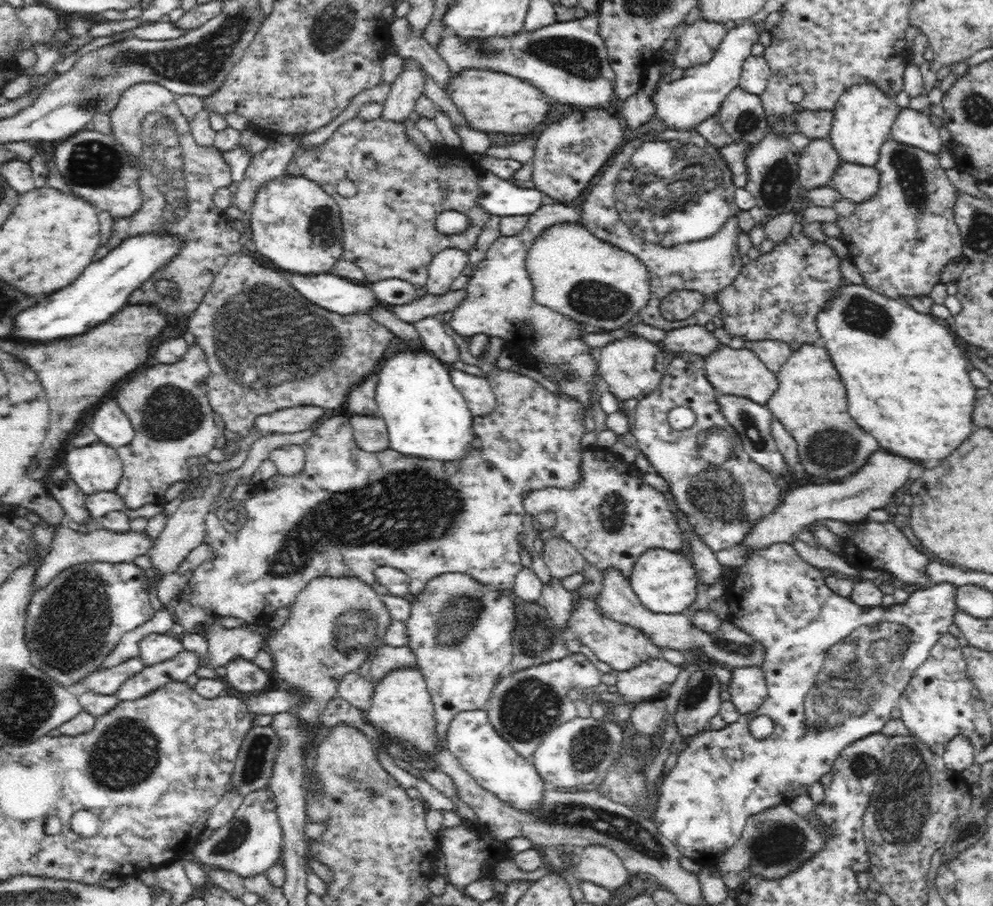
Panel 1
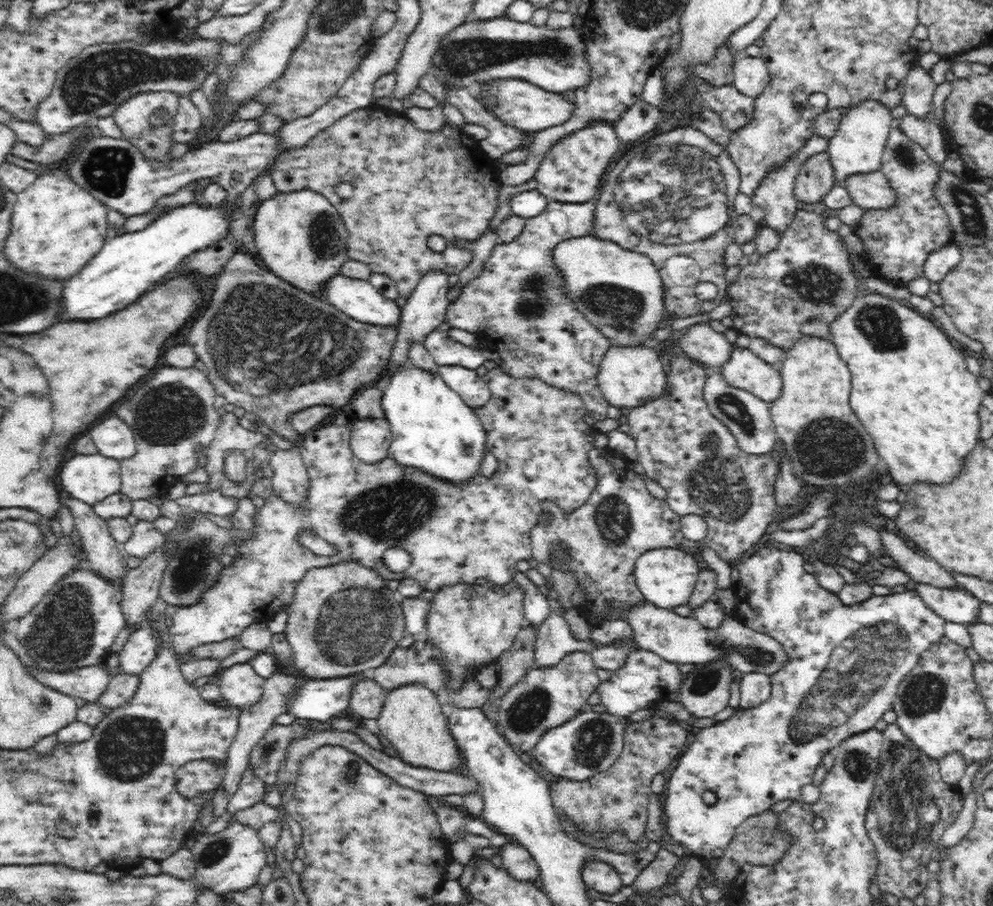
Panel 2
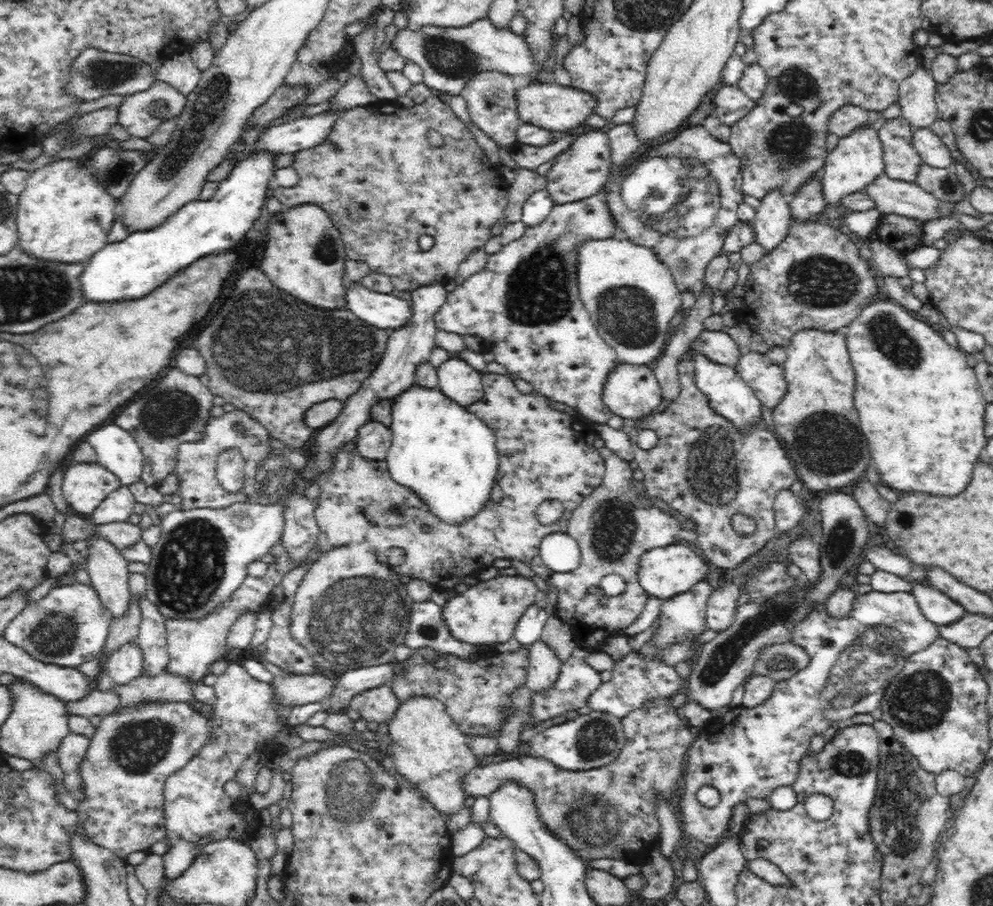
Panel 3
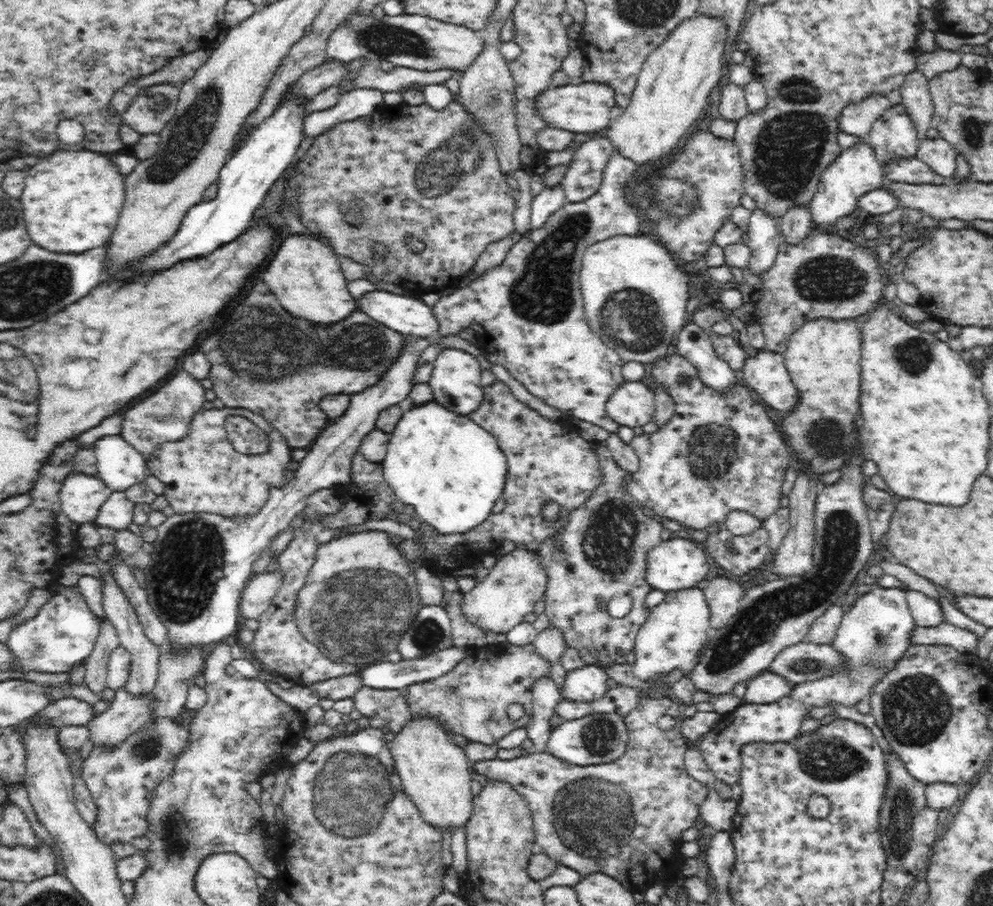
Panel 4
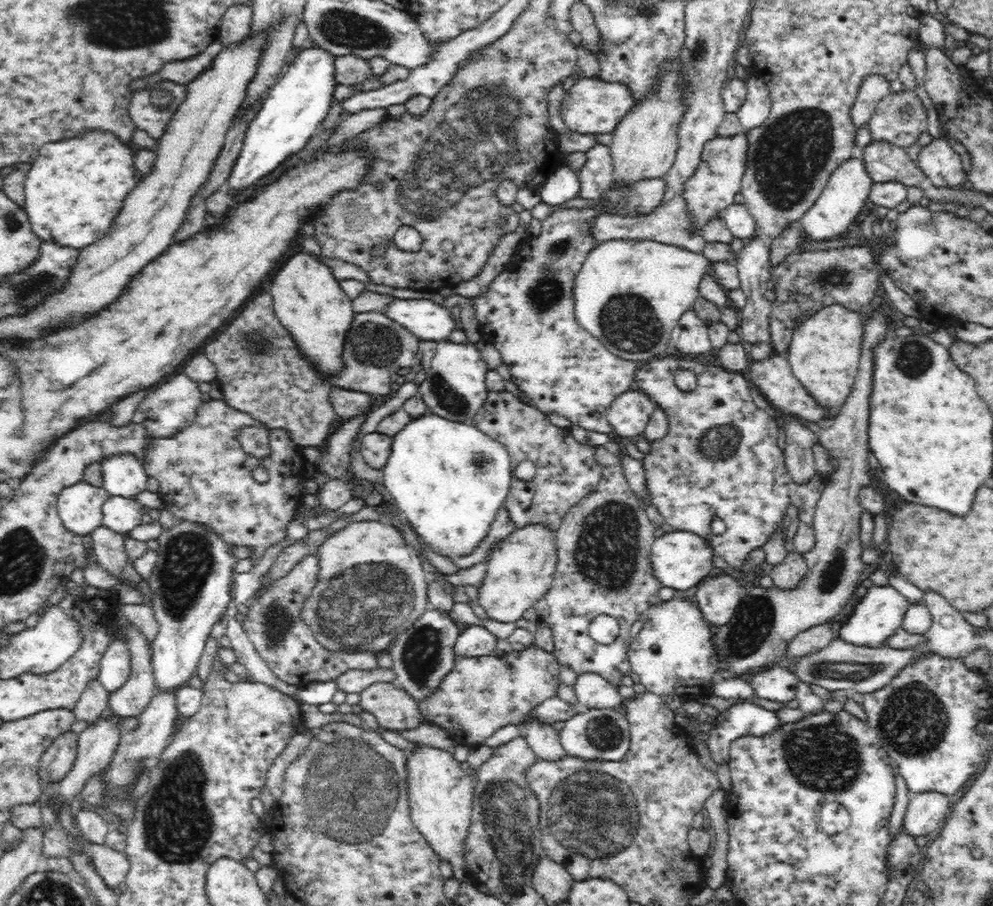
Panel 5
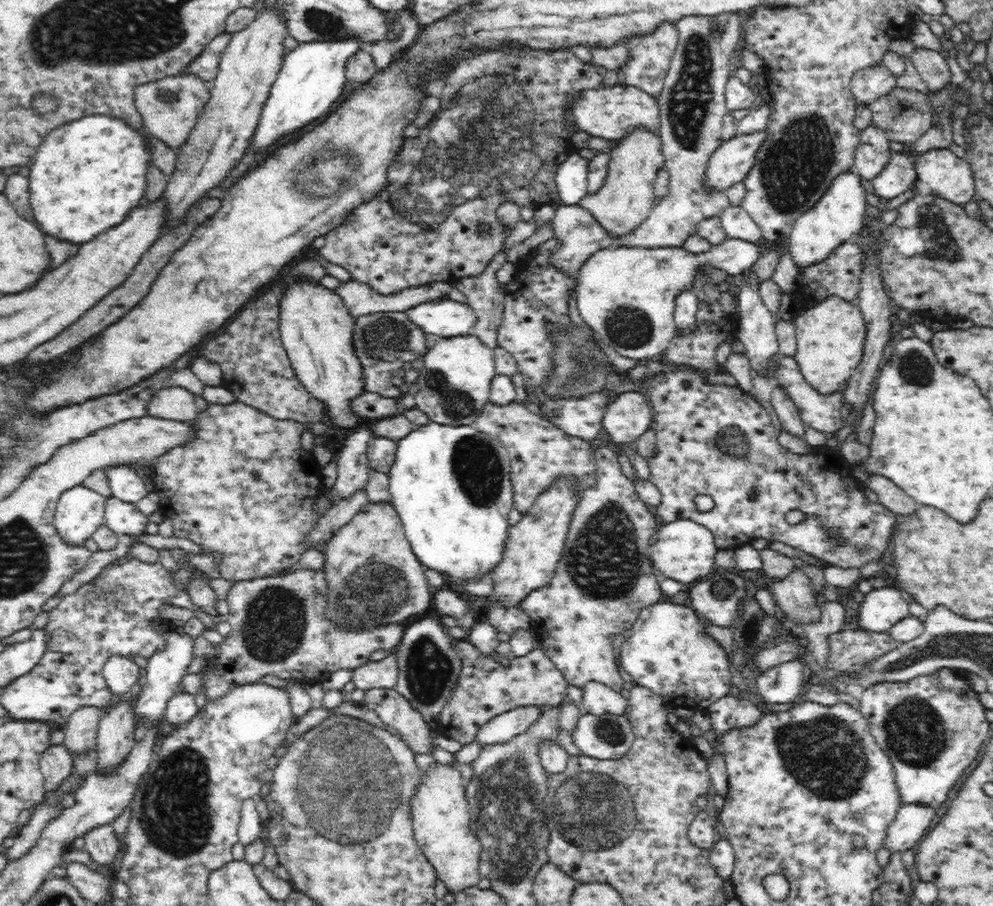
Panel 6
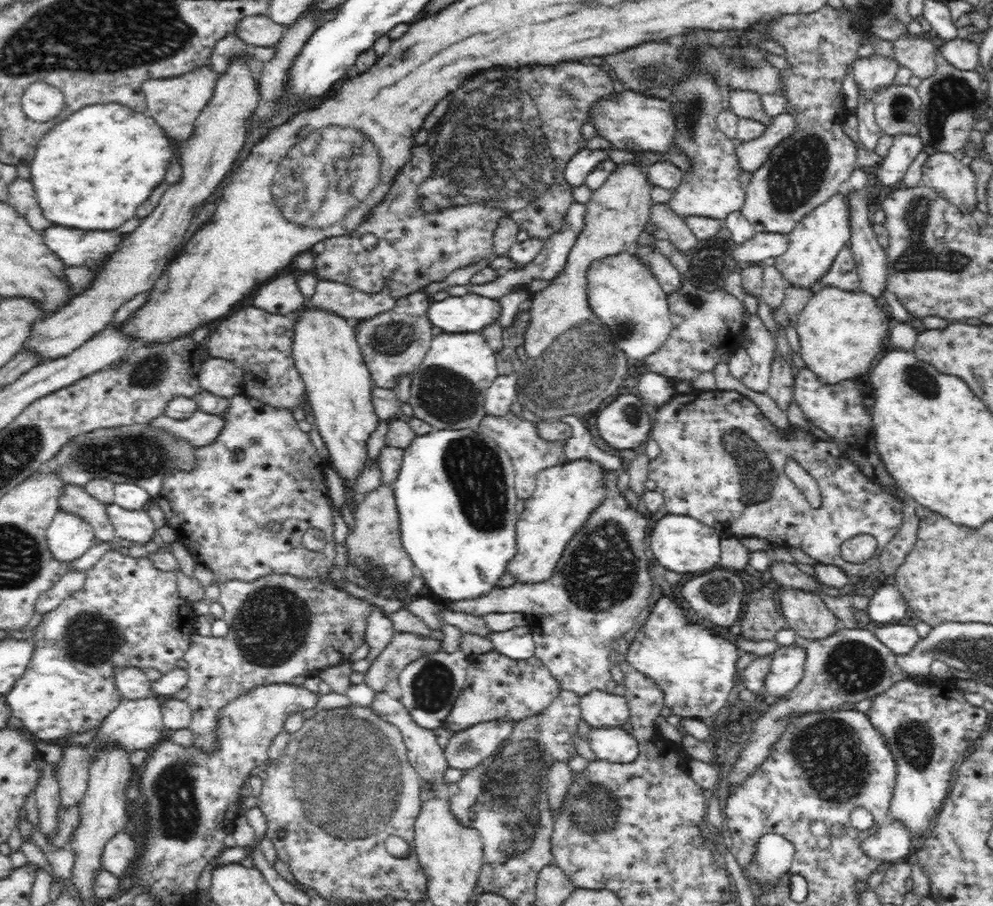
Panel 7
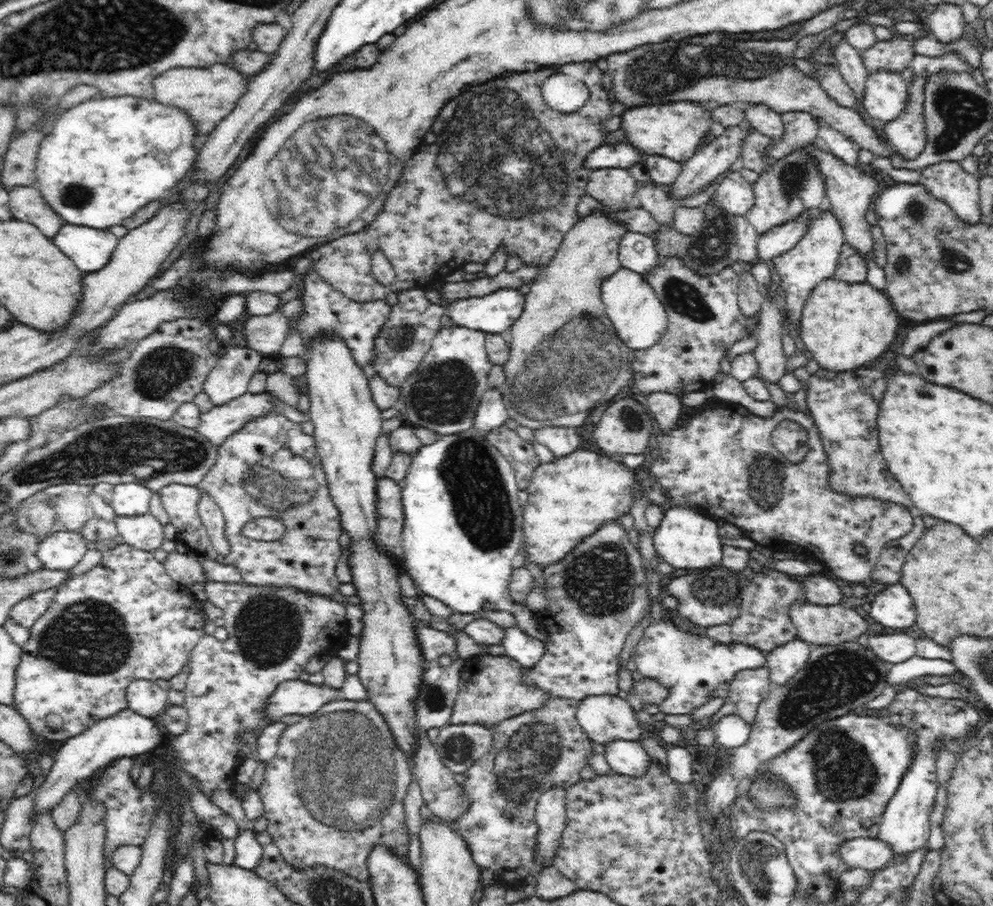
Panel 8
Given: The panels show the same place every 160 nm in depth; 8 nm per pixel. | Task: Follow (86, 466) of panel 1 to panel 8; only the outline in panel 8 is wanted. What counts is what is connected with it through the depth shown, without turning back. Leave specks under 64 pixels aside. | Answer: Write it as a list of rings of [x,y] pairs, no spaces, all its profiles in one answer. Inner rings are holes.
[[[54,532],[38,542],[37,557],[42,568],[68,571],[74,568],[88,550],[88,541],[78,532]]]

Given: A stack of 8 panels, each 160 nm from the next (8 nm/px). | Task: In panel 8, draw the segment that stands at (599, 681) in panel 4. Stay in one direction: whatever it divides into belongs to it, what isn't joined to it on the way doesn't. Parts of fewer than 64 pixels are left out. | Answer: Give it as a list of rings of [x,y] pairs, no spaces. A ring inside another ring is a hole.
[[[618,695],[583,698],[577,710],[577,721],[594,743],[604,746],[616,740],[640,742],[647,736],[631,704]]]

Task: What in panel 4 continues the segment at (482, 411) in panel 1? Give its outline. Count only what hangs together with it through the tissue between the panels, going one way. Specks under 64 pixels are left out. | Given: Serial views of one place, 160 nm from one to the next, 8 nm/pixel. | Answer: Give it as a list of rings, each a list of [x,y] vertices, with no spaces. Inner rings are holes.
[[[443,348],[438,352],[428,382],[433,393],[433,401],[457,414],[468,415],[474,412],[484,397],[481,372],[480,363],[474,355],[460,349]]]

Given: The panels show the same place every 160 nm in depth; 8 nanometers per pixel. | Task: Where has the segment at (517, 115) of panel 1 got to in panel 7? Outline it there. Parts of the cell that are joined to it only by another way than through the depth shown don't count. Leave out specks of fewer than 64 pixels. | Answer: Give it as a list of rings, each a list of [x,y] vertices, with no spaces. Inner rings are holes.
[[[627,89],[621,94],[596,101],[588,113],[591,122],[597,126],[599,134],[609,140],[614,148],[629,153],[671,152],[676,134],[675,116],[671,114],[671,104],[667,99],[657,99]]]

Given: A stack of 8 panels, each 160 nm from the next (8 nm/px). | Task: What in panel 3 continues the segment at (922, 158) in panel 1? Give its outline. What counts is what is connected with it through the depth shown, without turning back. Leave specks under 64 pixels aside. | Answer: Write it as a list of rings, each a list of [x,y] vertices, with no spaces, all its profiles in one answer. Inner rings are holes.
[[[901,115],[884,119],[877,127],[881,140],[885,174],[890,178],[914,183],[921,168],[922,159],[913,145],[911,126]],[[884,215],[880,220],[882,224],[878,226],[878,236],[880,241],[900,252],[908,252],[908,250],[916,249],[923,242],[922,238],[922,222],[918,219],[898,215]]]

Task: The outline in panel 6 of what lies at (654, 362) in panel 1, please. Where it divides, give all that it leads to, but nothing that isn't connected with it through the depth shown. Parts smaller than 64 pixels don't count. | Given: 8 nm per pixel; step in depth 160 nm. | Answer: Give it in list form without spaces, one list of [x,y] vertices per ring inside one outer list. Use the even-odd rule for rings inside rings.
[[[626,392],[616,397],[604,411],[602,426],[614,445],[628,446],[653,424],[653,408],[638,392]]]

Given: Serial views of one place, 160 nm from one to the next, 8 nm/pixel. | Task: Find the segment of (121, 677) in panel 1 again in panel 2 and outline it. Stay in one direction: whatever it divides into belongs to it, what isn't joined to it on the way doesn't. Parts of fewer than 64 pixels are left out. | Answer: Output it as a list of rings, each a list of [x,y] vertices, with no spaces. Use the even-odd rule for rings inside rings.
[[[90,665],[73,671],[56,672],[45,668],[29,668],[30,675],[41,681],[42,685],[57,689],[73,698],[81,698],[88,703],[94,703],[98,696],[109,686],[110,674],[99,665]]]

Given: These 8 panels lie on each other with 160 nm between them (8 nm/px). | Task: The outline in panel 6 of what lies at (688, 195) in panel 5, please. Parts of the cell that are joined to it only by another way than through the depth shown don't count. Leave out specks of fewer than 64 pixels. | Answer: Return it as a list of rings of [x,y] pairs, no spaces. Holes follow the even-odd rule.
[[[767,131],[740,135],[722,141],[712,153],[707,166],[705,186],[712,190],[727,190],[742,182],[754,166],[757,150],[767,137]]]

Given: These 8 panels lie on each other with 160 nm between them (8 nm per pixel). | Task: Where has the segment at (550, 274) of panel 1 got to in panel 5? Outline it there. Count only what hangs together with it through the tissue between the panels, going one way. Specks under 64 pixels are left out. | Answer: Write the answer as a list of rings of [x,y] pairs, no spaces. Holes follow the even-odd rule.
[[[607,240],[606,242],[595,246],[594,249],[586,256],[585,262],[575,279],[574,288],[574,309],[578,323],[586,329],[591,335],[594,335],[610,352],[613,352],[620,358],[639,361],[652,360],[654,358],[666,355],[666,349],[671,345],[671,332],[677,327],[679,320],[690,308],[693,307],[694,301],[700,296],[700,282],[707,277],[710,267],[714,266],[714,261],[706,258],[701,253],[689,252],[686,249],[680,249],[673,245],[660,244],[651,240]]]

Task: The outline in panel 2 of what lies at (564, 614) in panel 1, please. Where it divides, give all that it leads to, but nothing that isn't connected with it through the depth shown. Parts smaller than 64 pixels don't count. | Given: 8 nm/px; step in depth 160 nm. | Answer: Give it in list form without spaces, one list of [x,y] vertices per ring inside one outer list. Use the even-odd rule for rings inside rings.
[[[553,611],[537,630],[533,654],[536,666],[533,668],[550,669],[571,652],[584,651],[589,653],[603,645],[617,646],[618,640],[604,644],[591,638],[578,640],[572,634],[566,619],[558,612]]]

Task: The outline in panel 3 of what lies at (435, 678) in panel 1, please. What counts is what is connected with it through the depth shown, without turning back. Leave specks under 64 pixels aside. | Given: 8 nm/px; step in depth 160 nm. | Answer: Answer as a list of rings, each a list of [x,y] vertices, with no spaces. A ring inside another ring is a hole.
[[[517,572],[511,575],[500,575],[488,582],[479,582],[477,585],[468,586],[452,595],[450,601],[443,606],[444,622],[447,623],[451,635],[459,642],[485,646],[490,649],[497,642],[500,644],[500,642],[503,643],[512,638],[514,628],[517,627],[517,622],[526,609],[536,603],[541,603],[540,594],[536,583],[530,576],[526,577]]]

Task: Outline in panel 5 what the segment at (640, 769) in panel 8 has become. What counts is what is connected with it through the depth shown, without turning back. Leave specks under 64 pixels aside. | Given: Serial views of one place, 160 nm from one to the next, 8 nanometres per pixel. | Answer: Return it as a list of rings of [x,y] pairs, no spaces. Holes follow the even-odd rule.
[[[611,708],[581,709],[581,712],[564,721],[564,729],[559,732],[559,740],[563,751],[577,759],[620,761],[628,753],[632,735],[624,711]]]

